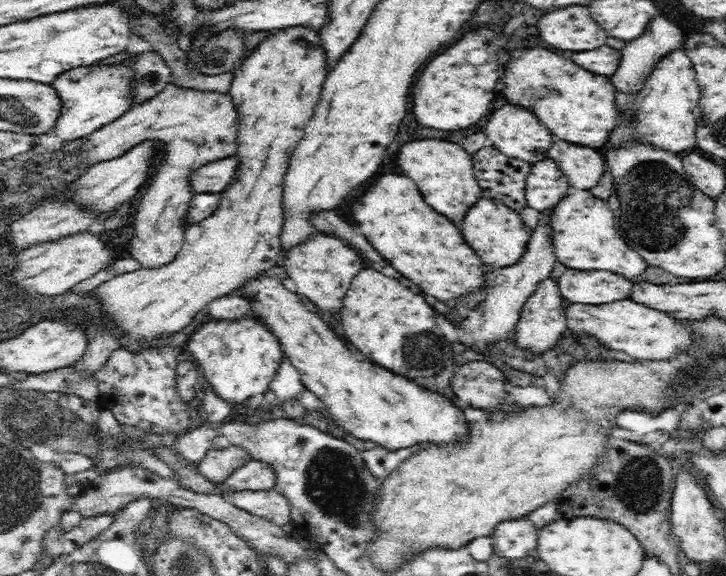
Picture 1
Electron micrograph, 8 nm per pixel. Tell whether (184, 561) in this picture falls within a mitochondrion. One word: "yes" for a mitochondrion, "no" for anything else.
yes

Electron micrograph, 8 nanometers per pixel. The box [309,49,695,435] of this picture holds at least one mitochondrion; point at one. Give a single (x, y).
(648, 177)

